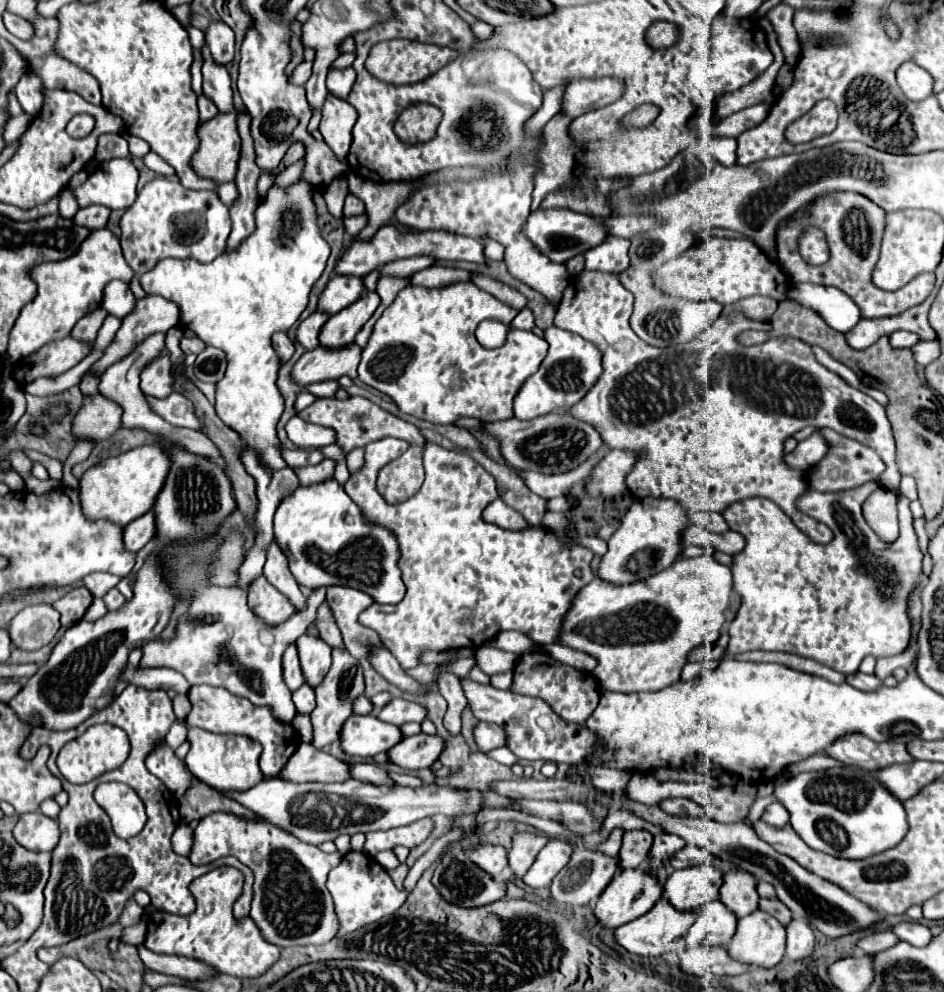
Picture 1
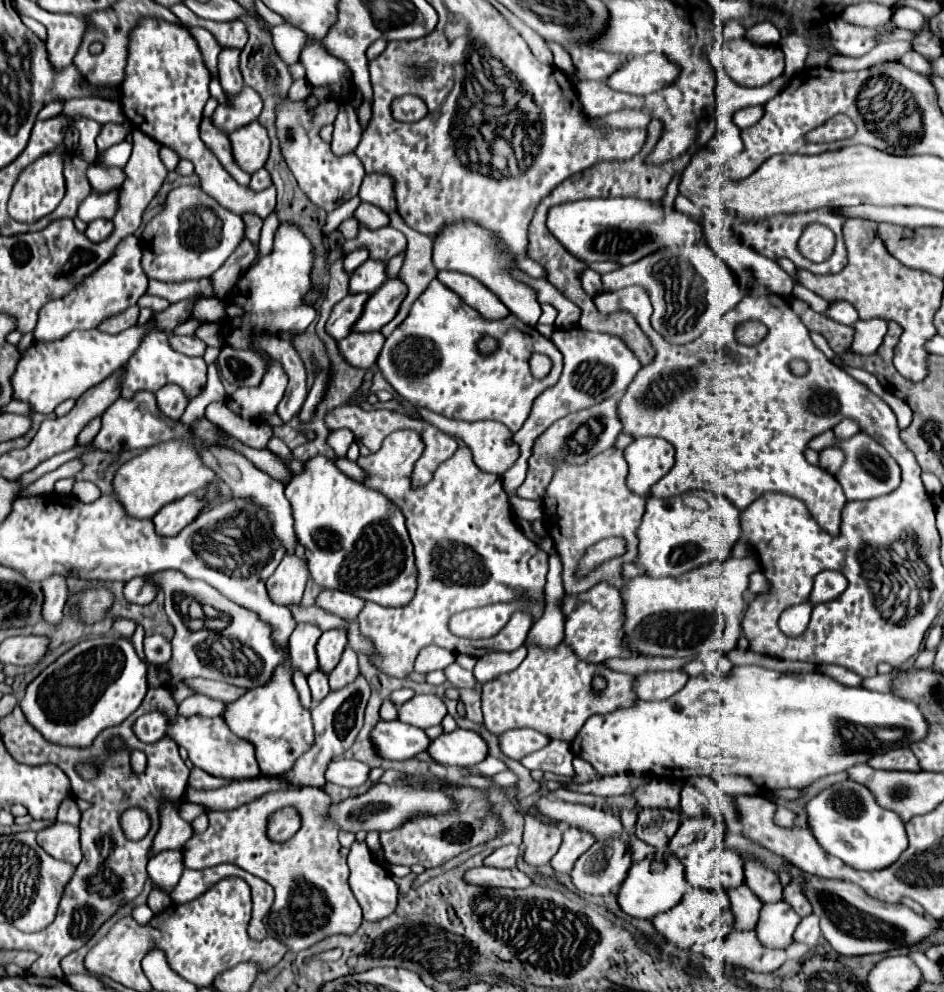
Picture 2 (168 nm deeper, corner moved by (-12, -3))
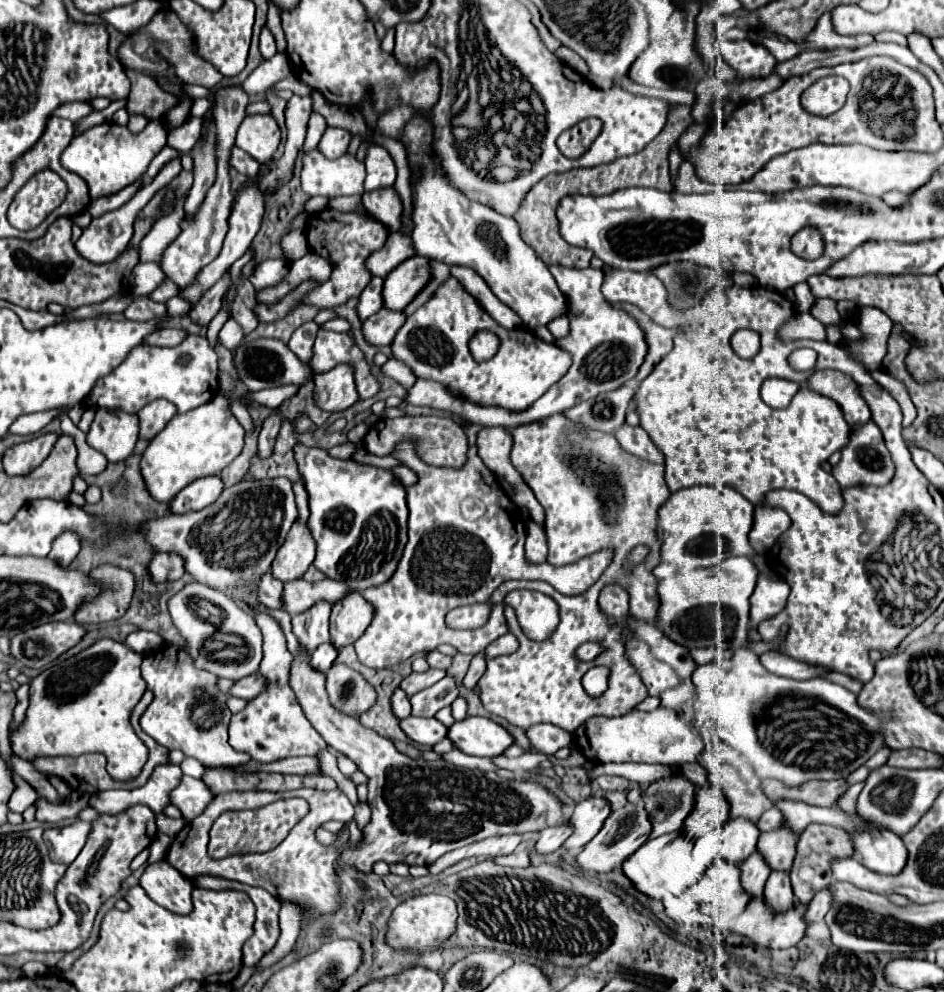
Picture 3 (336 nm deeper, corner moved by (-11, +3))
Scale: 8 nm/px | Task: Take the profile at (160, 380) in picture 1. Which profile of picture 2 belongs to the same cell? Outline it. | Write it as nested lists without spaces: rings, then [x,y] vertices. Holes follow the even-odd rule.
[[[166,384],[166,388],[160,388],[156,392],[156,398],[158,398],[160,410],[174,420],[178,420],[184,414],[184,410],[190,402],[190,400],[186,400],[186,394],[182,394],[182,388],[178,388],[174,384]]]

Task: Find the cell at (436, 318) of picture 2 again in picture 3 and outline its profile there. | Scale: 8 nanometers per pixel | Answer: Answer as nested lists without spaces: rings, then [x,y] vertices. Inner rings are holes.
[[[453,276],[439,286],[427,304],[407,318],[399,328],[391,350],[393,358],[405,362],[415,376],[441,382],[471,402],[501,406],[515,412],[529,408],[549,390],[549,386],[559,382],[571,366],[571,354],[563,352],[559,346],[539,340],[525,328],[519,332],[519,328],[505,330],[499,326]],[[481,330],[493,332],[499,338],[497,354],[485,362],[477,362],[469,350],[469,340]]]

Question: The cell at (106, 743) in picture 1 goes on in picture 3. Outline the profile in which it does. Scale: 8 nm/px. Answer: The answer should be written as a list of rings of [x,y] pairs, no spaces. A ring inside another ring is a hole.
[[[99,640],[81,654],[47,668],[31,682],[31,704],[25,714],[25,722],[9,736],[11,750],[19,758],[33,762],[39,756],[81,756],[99,752],[109,760],[109,774],[117,780],[129,780],[137,776],[147,760],[147,748],[137,738],[131,726],[131,712],[145,692],[145,680],[141,678],[141,656],[115,640]]]

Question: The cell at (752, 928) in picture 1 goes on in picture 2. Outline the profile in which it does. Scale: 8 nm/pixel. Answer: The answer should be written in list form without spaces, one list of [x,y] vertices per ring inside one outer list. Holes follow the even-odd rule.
[[[786,902],[764,904],[760,912],[760,920],[756,924],[756,936],[762,946],[786,950],[794,940],[792,934],[798,926],[800,918]]]

